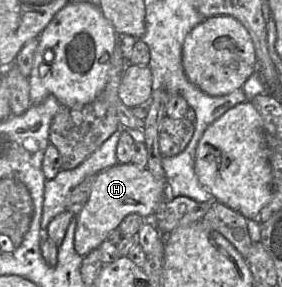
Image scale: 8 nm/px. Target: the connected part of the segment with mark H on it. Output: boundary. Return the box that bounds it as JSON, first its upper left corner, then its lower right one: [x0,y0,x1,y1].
[74,163,165,257]

